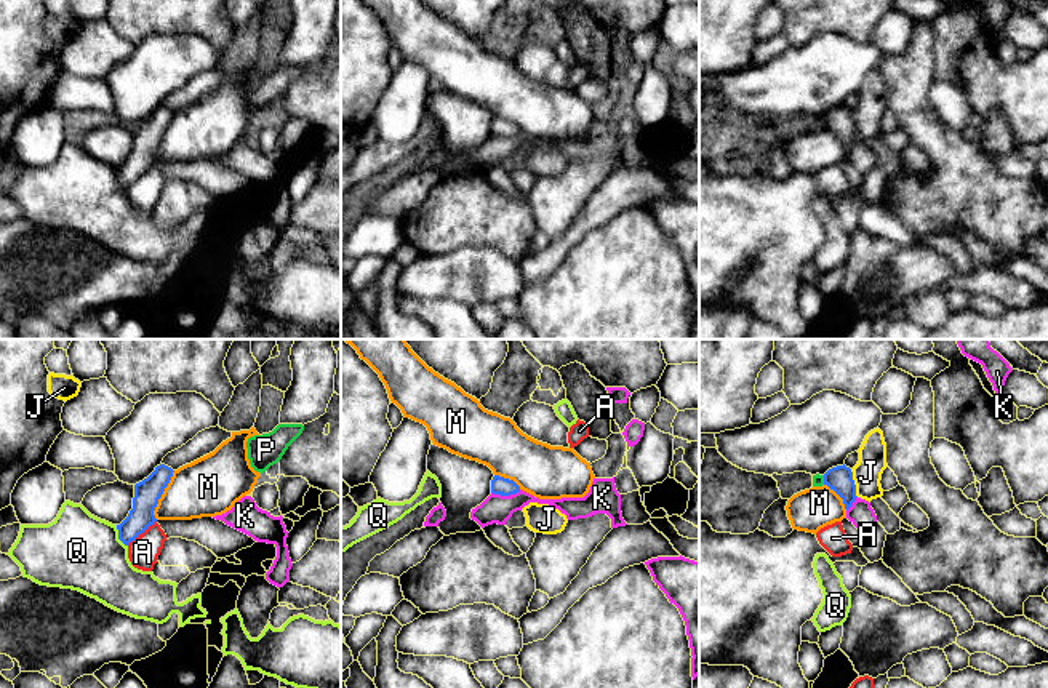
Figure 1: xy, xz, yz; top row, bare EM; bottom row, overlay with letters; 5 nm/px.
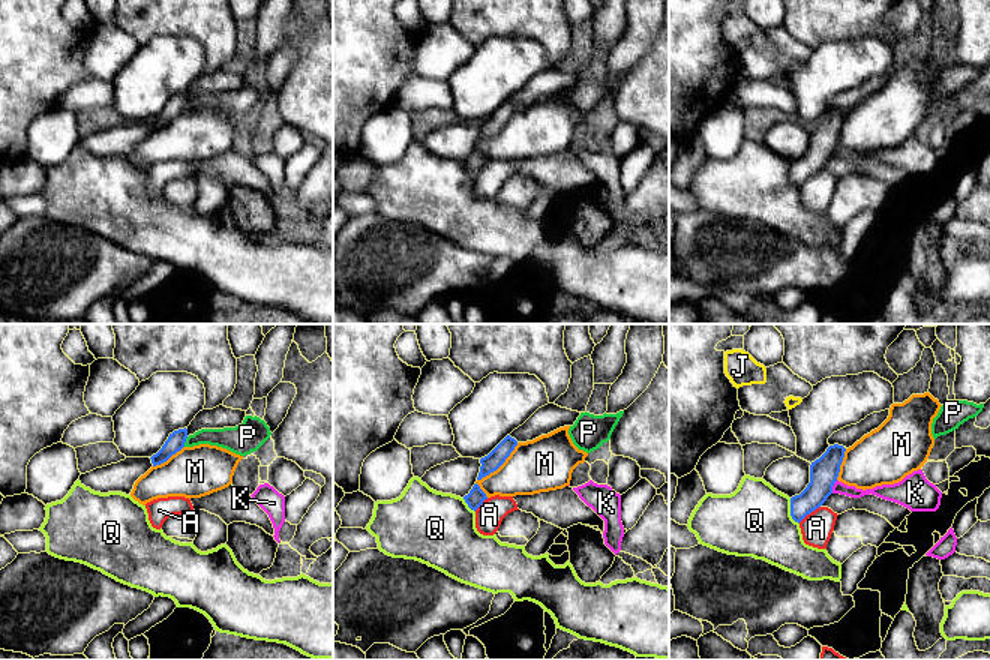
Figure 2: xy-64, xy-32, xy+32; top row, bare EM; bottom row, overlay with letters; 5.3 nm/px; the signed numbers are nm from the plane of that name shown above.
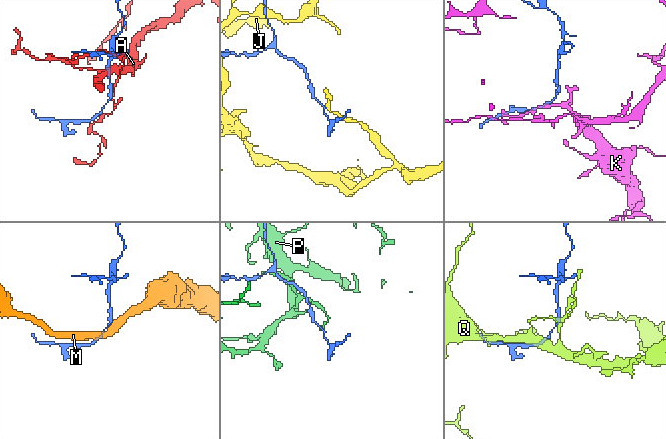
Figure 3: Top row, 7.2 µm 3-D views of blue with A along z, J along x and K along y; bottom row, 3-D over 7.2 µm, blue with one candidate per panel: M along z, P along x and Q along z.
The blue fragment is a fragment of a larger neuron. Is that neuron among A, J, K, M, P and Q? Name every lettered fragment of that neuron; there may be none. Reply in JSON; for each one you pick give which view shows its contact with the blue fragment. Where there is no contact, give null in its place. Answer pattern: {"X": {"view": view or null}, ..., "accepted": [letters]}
{"accepted": []}

